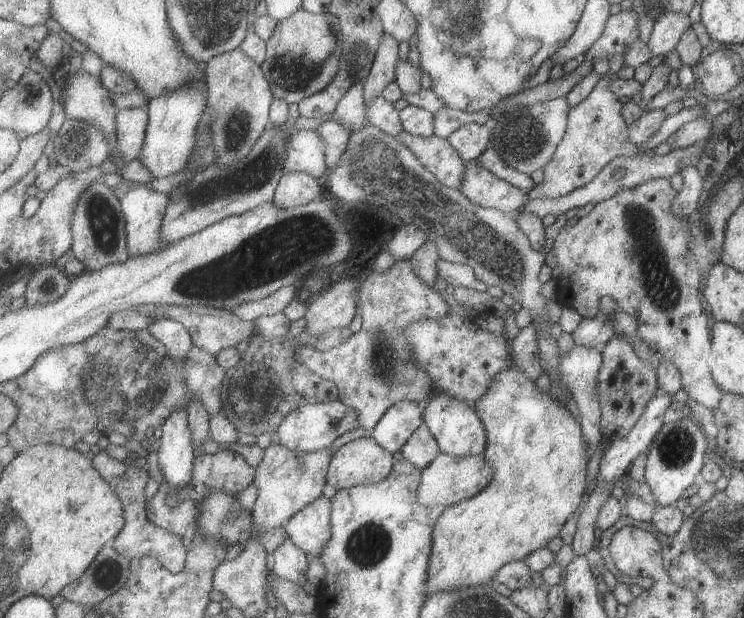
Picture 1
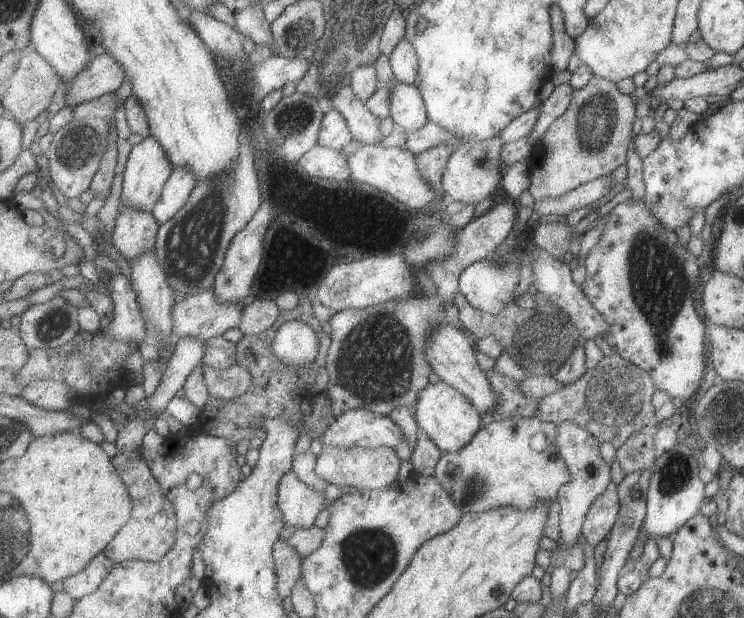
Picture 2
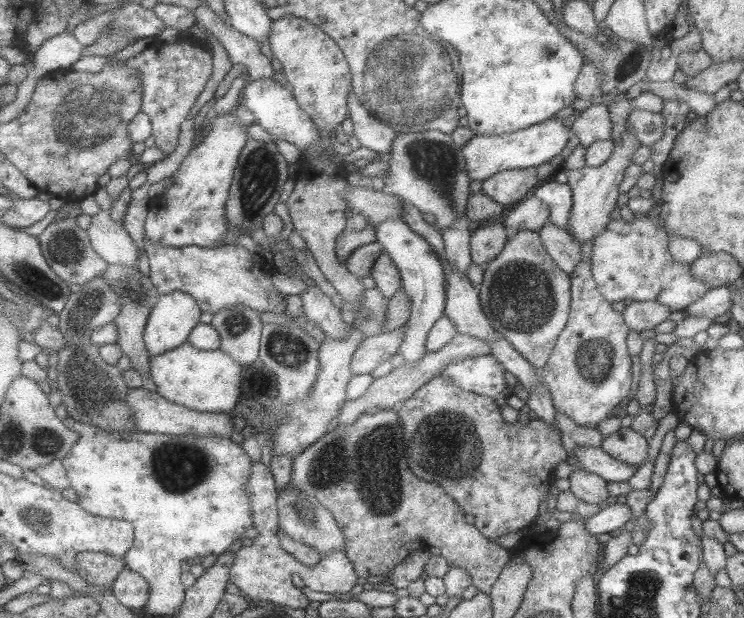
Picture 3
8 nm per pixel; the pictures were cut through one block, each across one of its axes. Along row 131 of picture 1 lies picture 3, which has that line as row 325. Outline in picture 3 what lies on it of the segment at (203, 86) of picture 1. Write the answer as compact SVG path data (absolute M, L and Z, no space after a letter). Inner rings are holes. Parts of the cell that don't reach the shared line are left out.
M173 291L160 295L145 332L151 358L186 344L201 322L201 313L201 305L191 293Z

